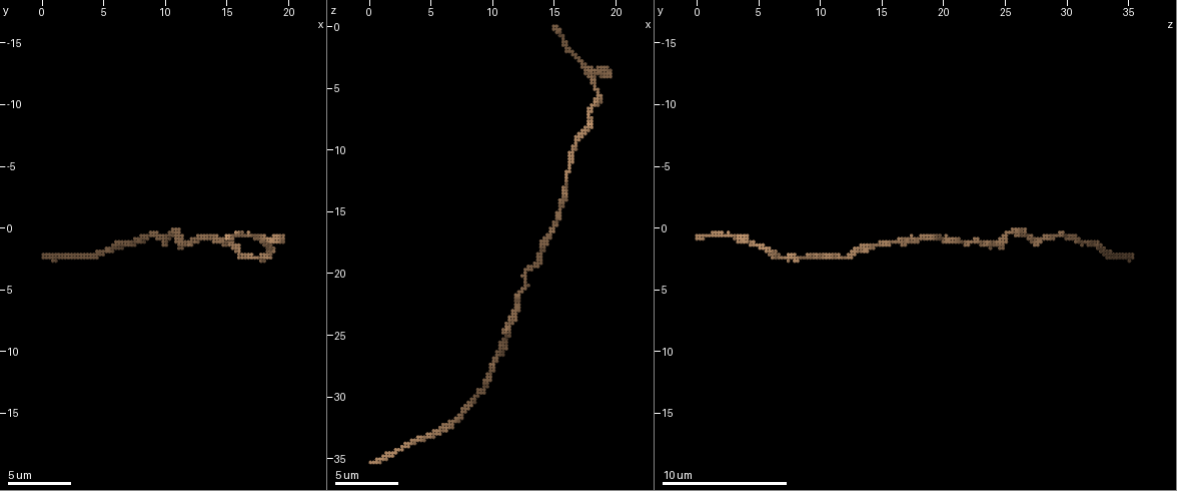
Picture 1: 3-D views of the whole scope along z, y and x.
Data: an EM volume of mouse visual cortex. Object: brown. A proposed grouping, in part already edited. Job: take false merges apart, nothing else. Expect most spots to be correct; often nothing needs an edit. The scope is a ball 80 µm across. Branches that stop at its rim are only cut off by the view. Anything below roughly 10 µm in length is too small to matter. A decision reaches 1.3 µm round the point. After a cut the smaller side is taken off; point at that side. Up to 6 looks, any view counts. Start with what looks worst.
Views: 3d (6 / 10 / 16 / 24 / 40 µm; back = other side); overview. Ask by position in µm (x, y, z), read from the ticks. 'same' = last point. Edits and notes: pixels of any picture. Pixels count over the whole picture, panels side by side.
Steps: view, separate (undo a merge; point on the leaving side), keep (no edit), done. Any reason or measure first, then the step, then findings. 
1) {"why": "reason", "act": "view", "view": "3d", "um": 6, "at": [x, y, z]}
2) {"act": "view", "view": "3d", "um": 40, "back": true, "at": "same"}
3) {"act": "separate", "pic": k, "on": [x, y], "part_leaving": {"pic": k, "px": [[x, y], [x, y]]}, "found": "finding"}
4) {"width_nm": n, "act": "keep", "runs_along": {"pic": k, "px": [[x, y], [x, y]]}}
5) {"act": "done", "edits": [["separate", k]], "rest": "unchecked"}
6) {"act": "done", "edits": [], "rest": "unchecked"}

{"why": "calibre changes", "act": "view", "view": "3d", "um": 16, "at": [17.0, 2.2, 9.2]}

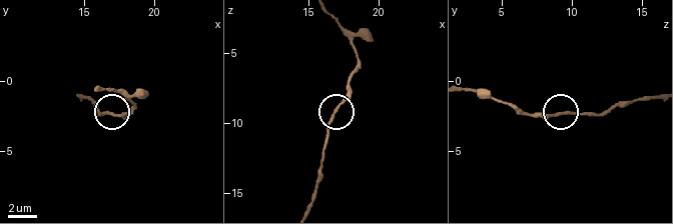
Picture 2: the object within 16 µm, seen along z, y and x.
{"act": "keep", "runs_along": {"pic": 2, "px": [[654, 97], [618, 104], [597, 115], [519, 115]]}, "found": "continuous, no second neuron"}

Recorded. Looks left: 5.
{"act": "view", "view": "3d", "um": 10, "at": [13.2, 0.8, 19.8]}

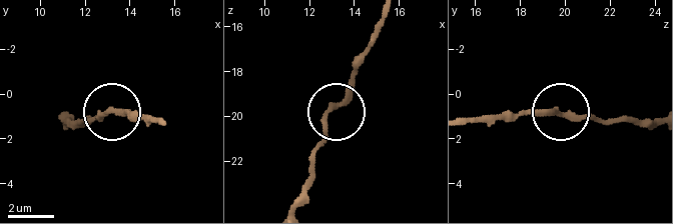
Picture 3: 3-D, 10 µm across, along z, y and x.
{"act": "keep", "runs_along": {"pic": 3, "px": [[555, 114], [515, 114]]}, "found": "continuous, no second neuron"}

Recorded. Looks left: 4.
{"why": "thin neck", "act": "view", "view": "3d", "um": 10, "at": [11.0, 0.4, 25.4]}

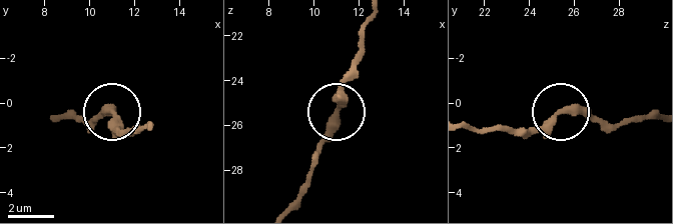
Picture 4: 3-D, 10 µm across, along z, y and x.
{"act": "keep", "runs_along": {"pic": 4, "px": [[467, 125], [536, 128], [565, 111], [626, 123]]}, "found": "continuous, no second neuron"}

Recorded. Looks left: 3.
{"act": "done", "edits": [], "rest": "unchecked"}

